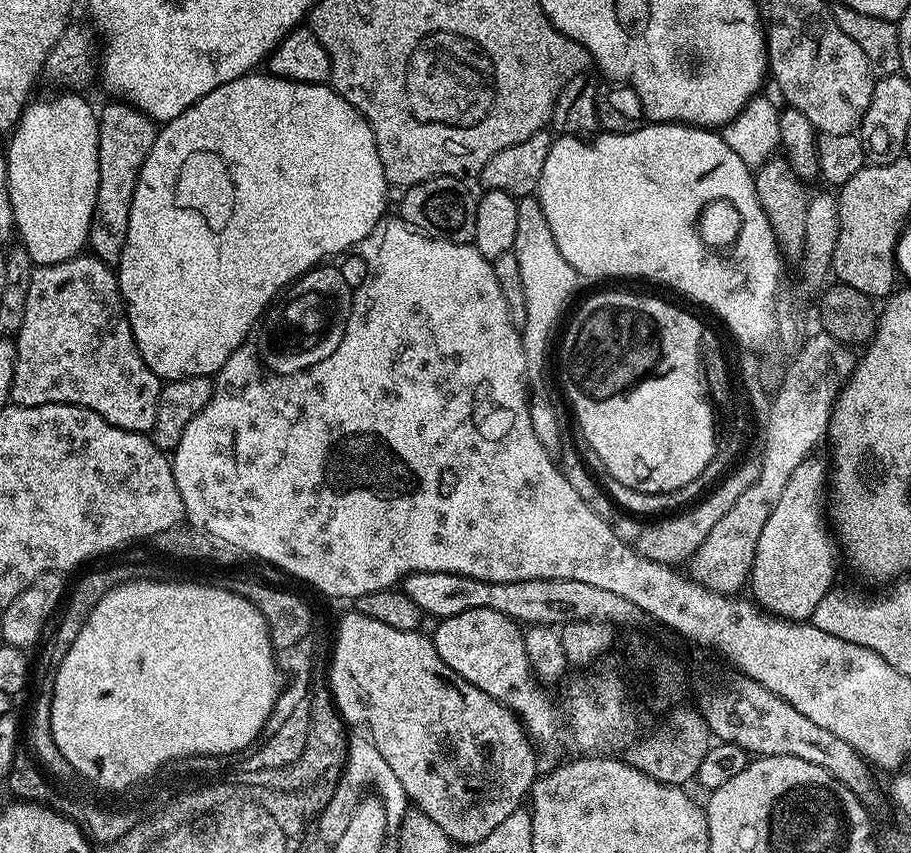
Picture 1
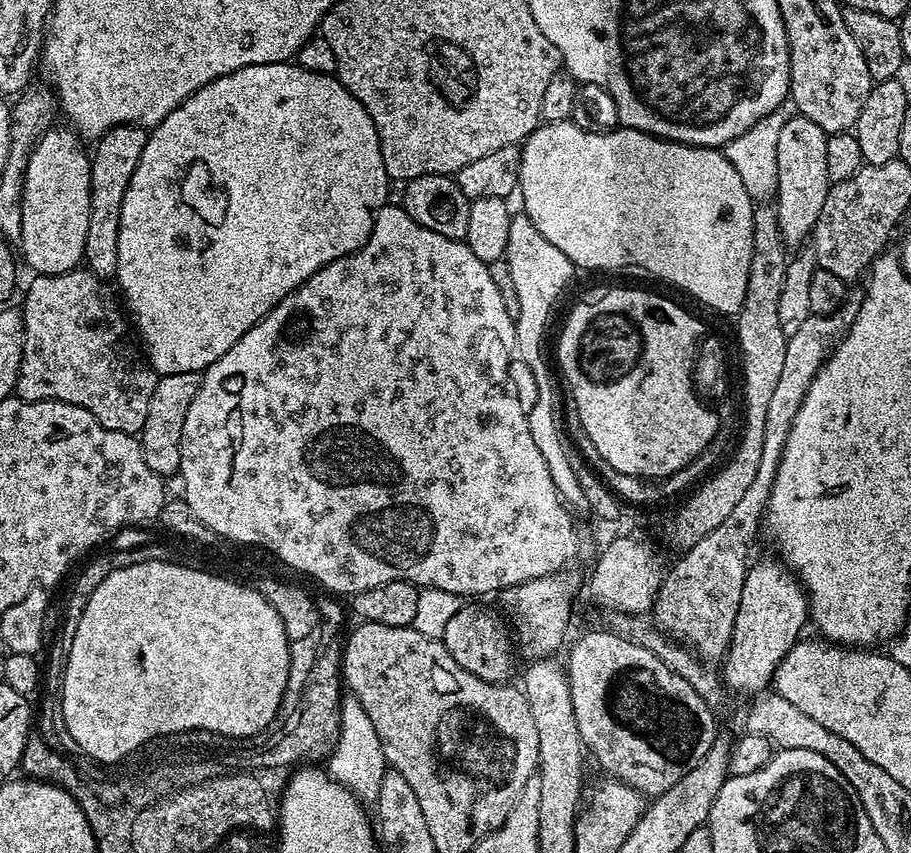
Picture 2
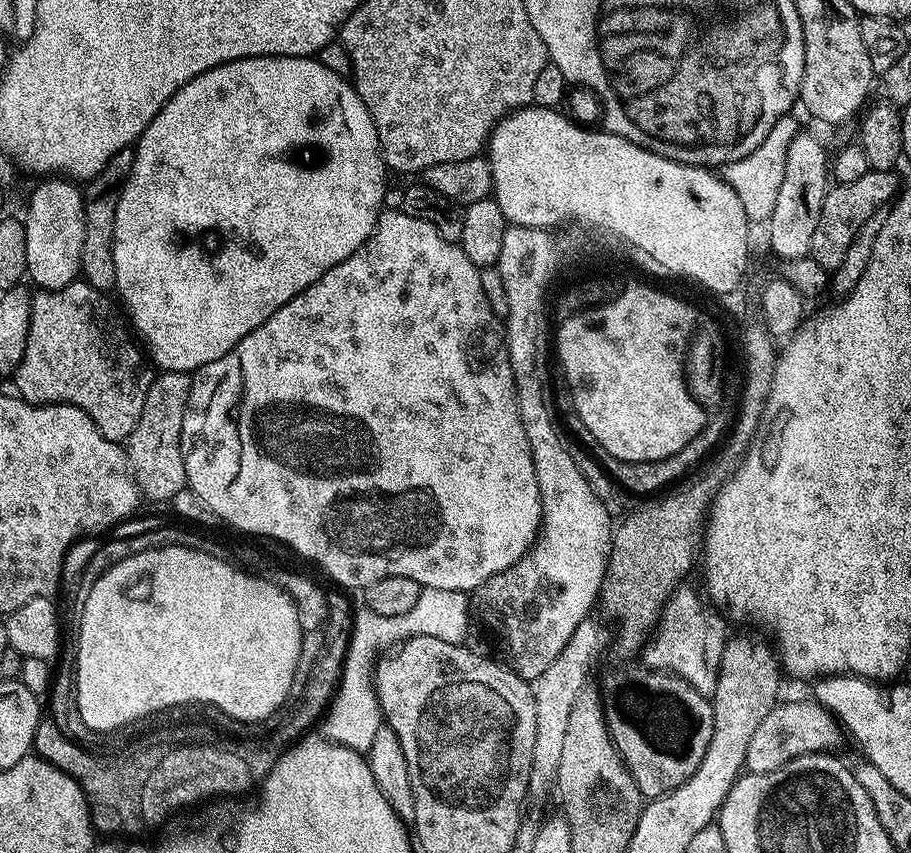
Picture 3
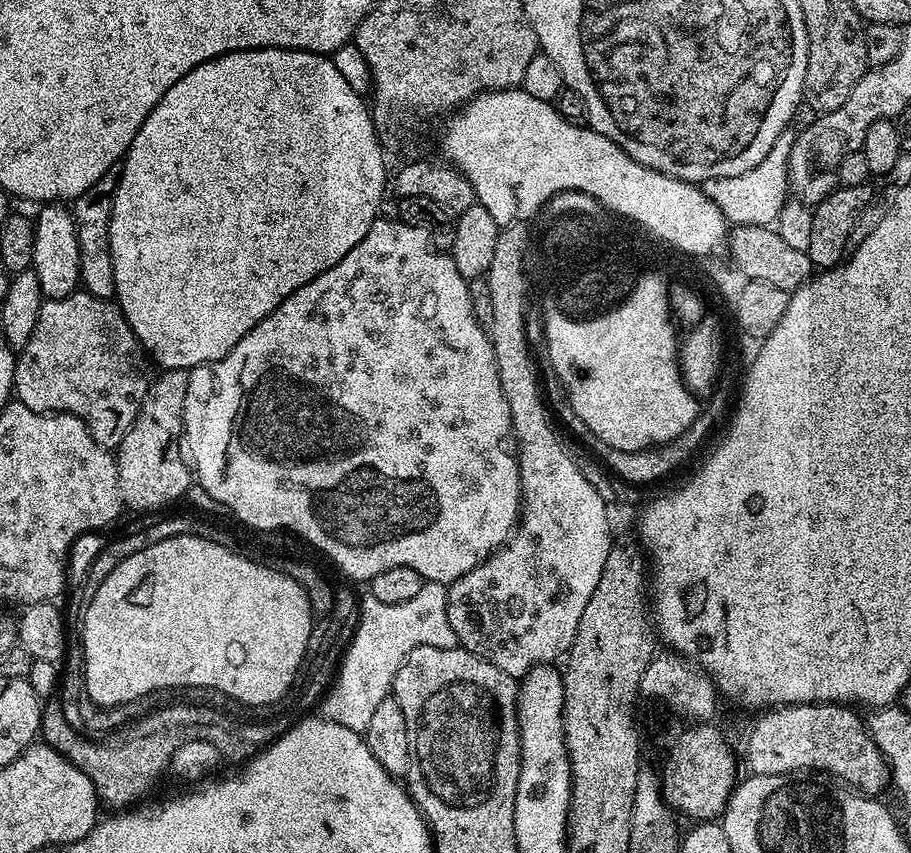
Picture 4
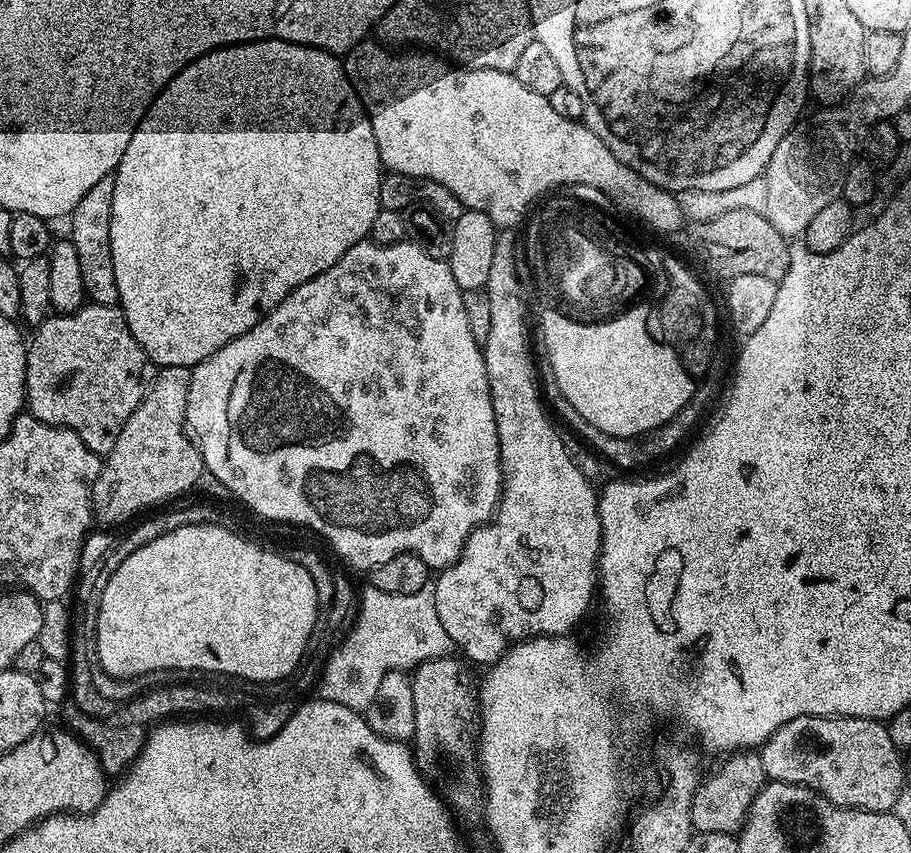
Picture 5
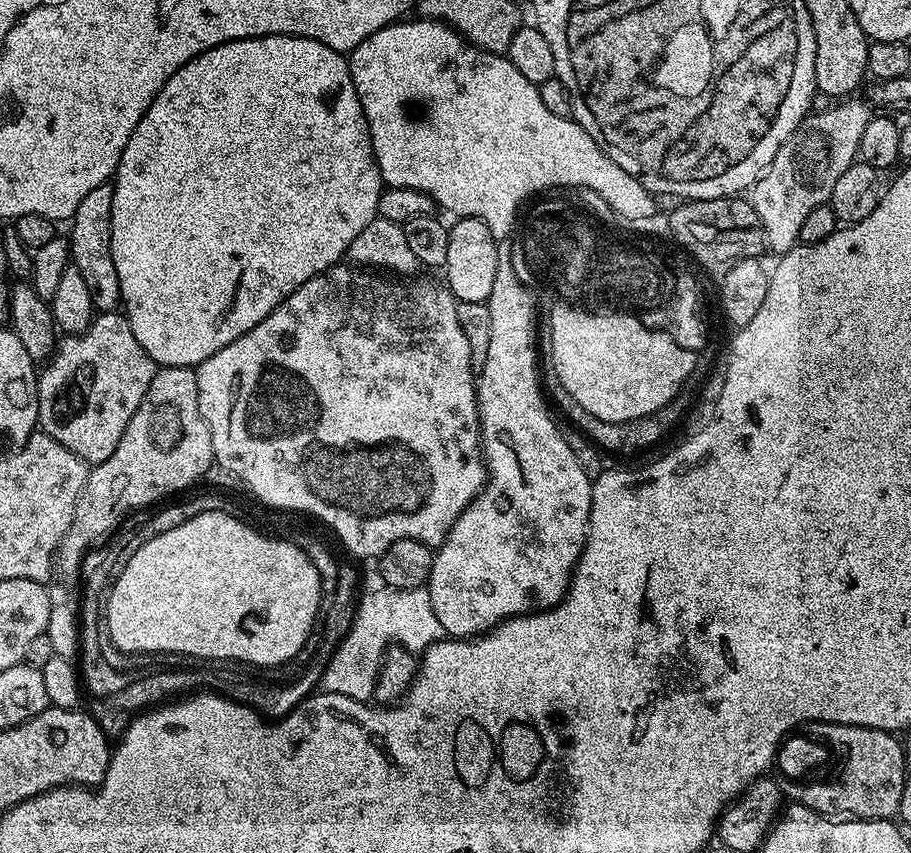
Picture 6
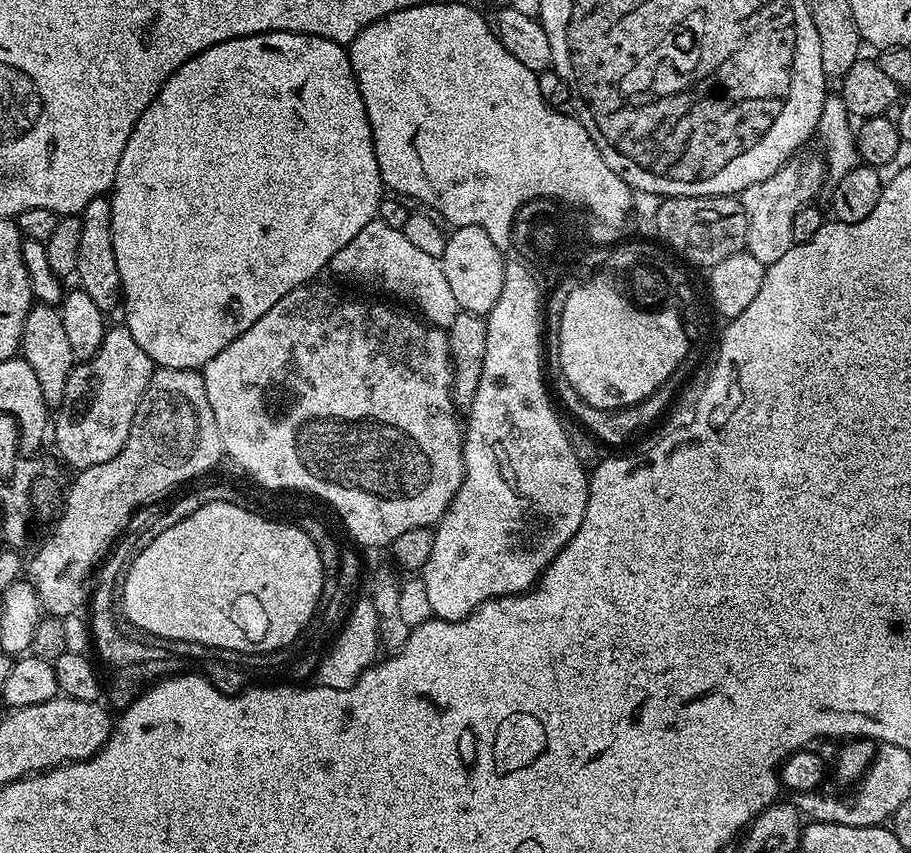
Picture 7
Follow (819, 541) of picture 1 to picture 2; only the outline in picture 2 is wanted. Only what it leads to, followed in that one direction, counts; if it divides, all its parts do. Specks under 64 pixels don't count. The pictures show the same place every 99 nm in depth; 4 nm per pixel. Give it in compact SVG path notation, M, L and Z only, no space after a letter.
M779 559L751 565L742 586L742 602L734 618L732 641L722 661L722 683L729 693L760 694L773 683L780 660L801 639L800 631L810 620L808 593L803 584Z

